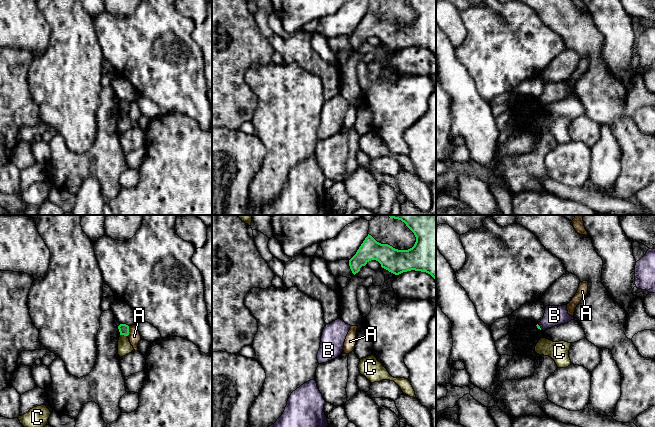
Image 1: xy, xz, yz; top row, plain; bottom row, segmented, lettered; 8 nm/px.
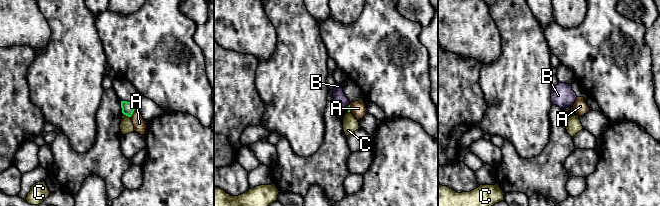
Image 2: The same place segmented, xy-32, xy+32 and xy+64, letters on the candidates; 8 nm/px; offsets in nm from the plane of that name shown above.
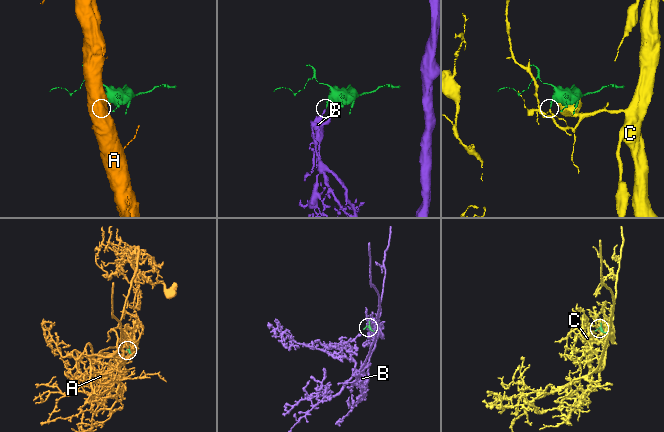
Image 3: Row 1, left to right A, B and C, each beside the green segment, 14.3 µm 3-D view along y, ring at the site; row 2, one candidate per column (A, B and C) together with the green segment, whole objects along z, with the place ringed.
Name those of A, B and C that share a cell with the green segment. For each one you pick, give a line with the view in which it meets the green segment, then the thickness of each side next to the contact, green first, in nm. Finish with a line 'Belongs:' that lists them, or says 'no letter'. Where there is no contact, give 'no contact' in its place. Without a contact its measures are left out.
Belongs: no letter

